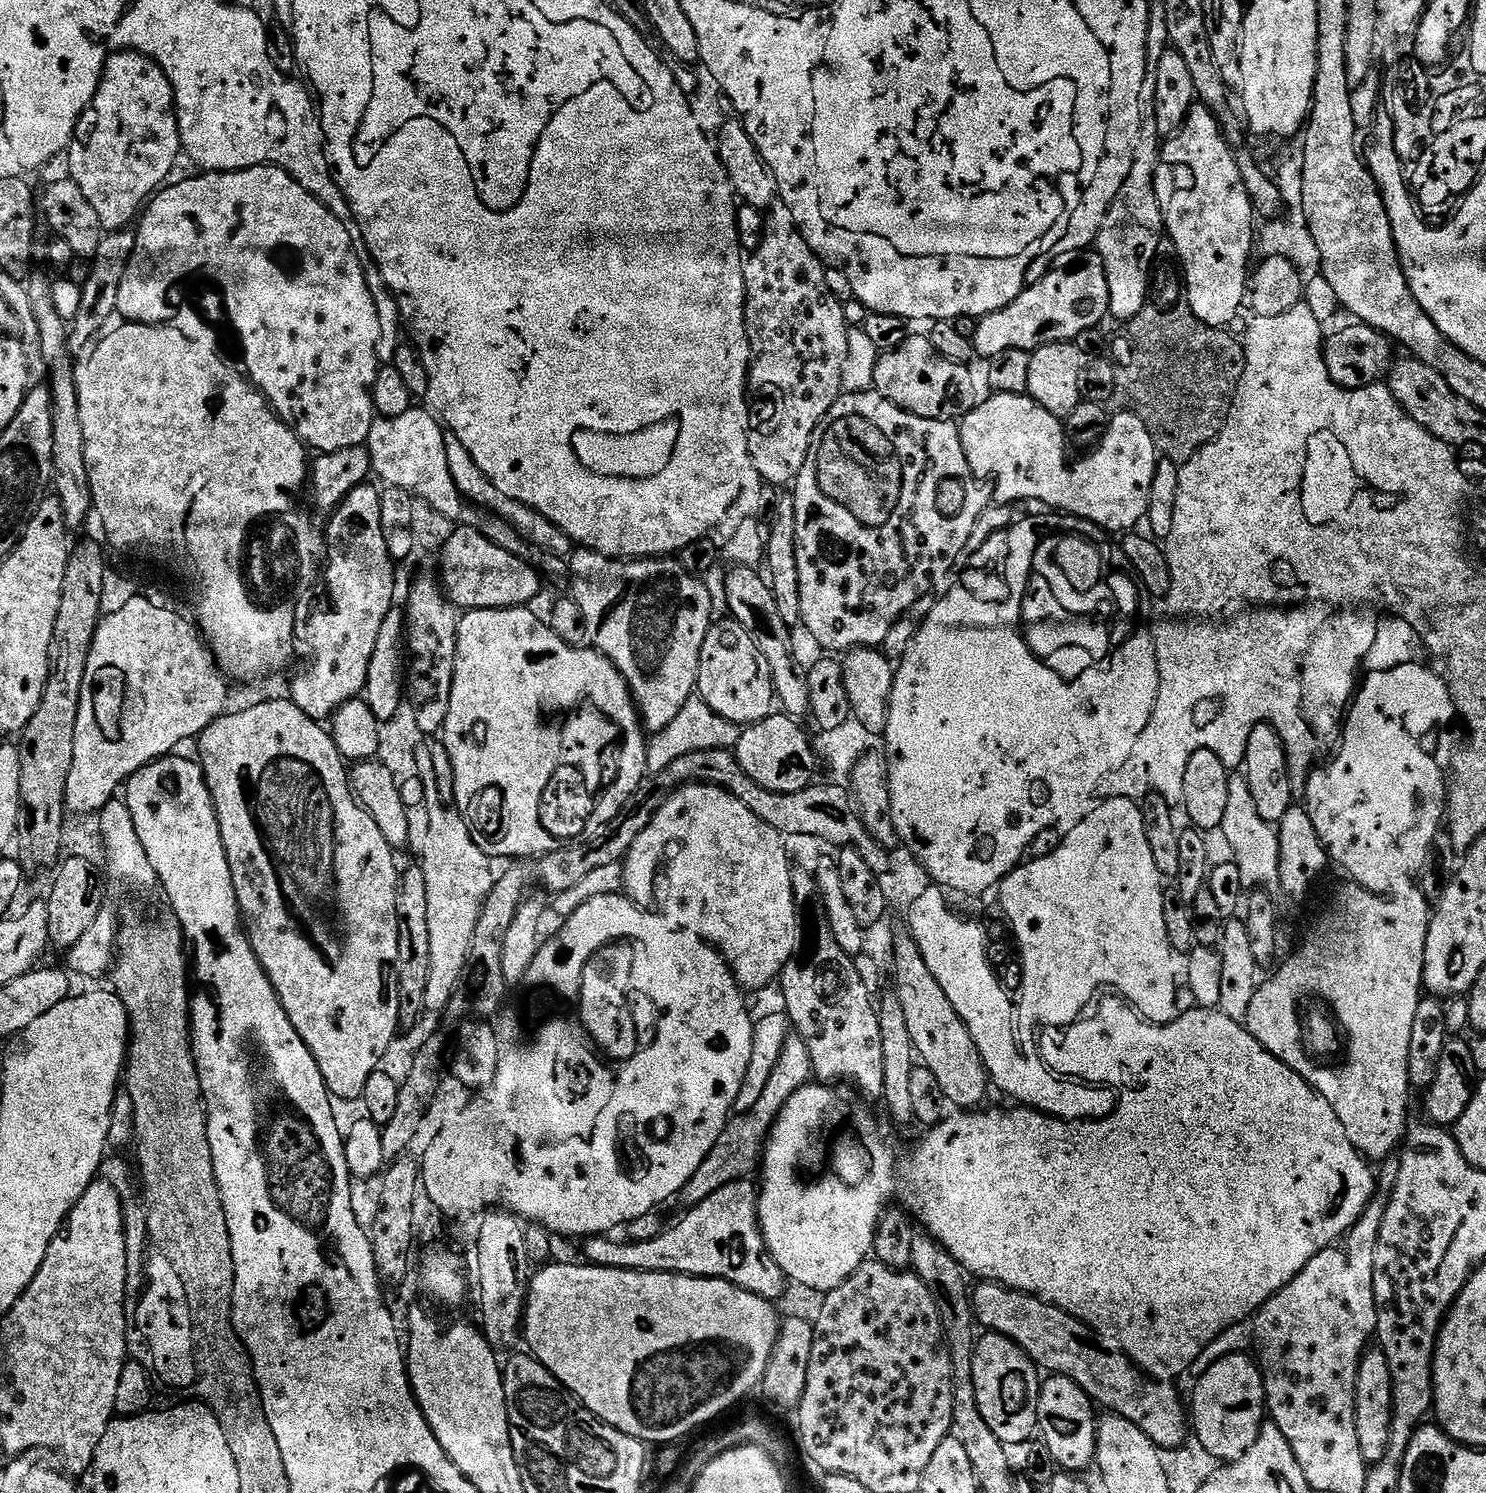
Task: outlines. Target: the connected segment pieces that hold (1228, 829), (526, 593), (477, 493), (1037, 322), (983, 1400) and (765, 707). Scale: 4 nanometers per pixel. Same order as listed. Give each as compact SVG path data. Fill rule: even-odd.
M1229 775L1230 798L1226 802L1226 814L1222 818L1219 831L1224 835L1226 843L1232 847L1231 859L1242 874L1242 882L1249 889L1264 890L1280 883L1280 833L1273 825L1263 821L1254 799L1250 795L1250 786L1243 775Z
M456 526L441 548L438 576L445 597L457 609L519 608L531 605L540 592L542 579L537 569L525 557L510 554L490 542L477 528Z
M445 435L444 441L446 442L446 462L450 462L450 478L454 478L454 486L458 486L458 490L469 504L474 504L483 511L491 512L494 516L501 516L524 539L524 543L533 549L540 549L560 557L571 557L574 545L571 538L561 528L554 526L548 518L538 514L532 508L527 508L522 502L518 502L514 498L506 498L506 494L502 494L502 490L498 490L494 486L494 482L490 482L490 478L486 478L486 474L482 474L482 470L478 470L474 458L470 458L466 446L462 446L462 442L458 442L456 436Z
M1077 252L1053 268L1056 269L1052 273L1049 271L1041 284L1029 283L1020 297L1010 302L1010 306L979 317L972 339L977 357L991 358L1011 348L1032 352L1043 344L1076 342L1083 332L1098 327L1104 316L1106 320L1109 315L1110 286L1106 282L1106 266L1099 252Z
M988 1332L984 1337L979 1337L972 1354L972 1381L978 1410L982 1410L986 1426L994 1430L994 1434L1005 1446L1024 1444L1032 1435L1037 1435L1042 1372L1036 1361L1009 1336Z
M733 618L725 619L717 619L706 634L706 642L702 642L702 654L700 655L698 678L696 679L698 696L699 699L706 701L710 710L714 710L722 718L741 726L756 725L760 720L766 719L774 712L770 666L766 664L766 659L762 658L753 638L750 638L750 634L743 629L743 626Z

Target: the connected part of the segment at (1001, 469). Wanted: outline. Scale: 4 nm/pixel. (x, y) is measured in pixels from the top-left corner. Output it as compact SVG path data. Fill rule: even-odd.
M998 392L989 397L989 400L981 399L975 408L966 413L958 427L966 462L970 462L970 470L977 480L992 483L990 496L997 505L1012 506L1017 496L1039 497L1047 500L1045 509L1075 516L1077 520L1088 520L1097 529L1104 531L1105 528L1108 532L1119 534L1131 533L1135 529L1132 527L1147 517L1158 453L1154 438L1150 430L1146 430L1146 422L1142 422L1142 418L1128 412L1113 415L1110 420L1112 429L1099 437L1098 443L1091 449L1093 452L1068 464L1068 440L1060 425L1063 424L1061 417L1047 412L1027 394L1019 396Z

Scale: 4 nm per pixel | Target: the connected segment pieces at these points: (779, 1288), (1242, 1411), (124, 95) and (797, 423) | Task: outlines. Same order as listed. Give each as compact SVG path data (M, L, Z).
M751 1179L735 1180L722 1190L714 1190L710 1198L698 1202L698 1206L687 1209L684 1217L676 1225L665 1227L658 1238L649 1240L633 1240L624 1245L610 1242L607 1235L590 1236L583 1241L583 1259L589 1265L598 1268L625 1268L627 1272L677 1272L683 1276L706 1276L709 1280L725 1280L747 1292L758 1294L764 1300L779 1301L779 1296L787 1288L790 1281L784 1271L774 1262L770 1250L764 1241L760 1229L760 1213L758 1211L758 1188Z
M1248 1322L1235 1324L1214 1338L1214 1342L1198 1354L1194 1365L1195 1371L1205 1371L1192 1392L1192 1404L1190 1400L1194 1436L1203 1448L1210 1450L1217 1462L1231 1462L1246 1454L1266 1423L1264 1373L1260 1371L1259 1363L1253 1357L1251 1360L1248 1356L1232 1356L1235 1352L1251 1349L1253 1344L1253 1325Z
M131 50L114 52L104 63L104 73L92 99L91 116L92 125L89 128L87 119L81 118L76 123L76 134L66 153L67 175L78 186L78 190L86 194L86 202L94 206L98 222L102 222L105 233L119 232L137 219L146 201L165 183L170 168L182 155L172 84L164 71L148 56Z
M776 207L767 213L760 245L744 262L744 321L752 347L752 367L748 369L748 453L755 475L760 475L768 486L791 485L800 477L812 432L842 394L840 361L848 349L850 327L850 321L844 317L845 305L826 286L824 261L814 254L806 238L802 238L792 211Z

